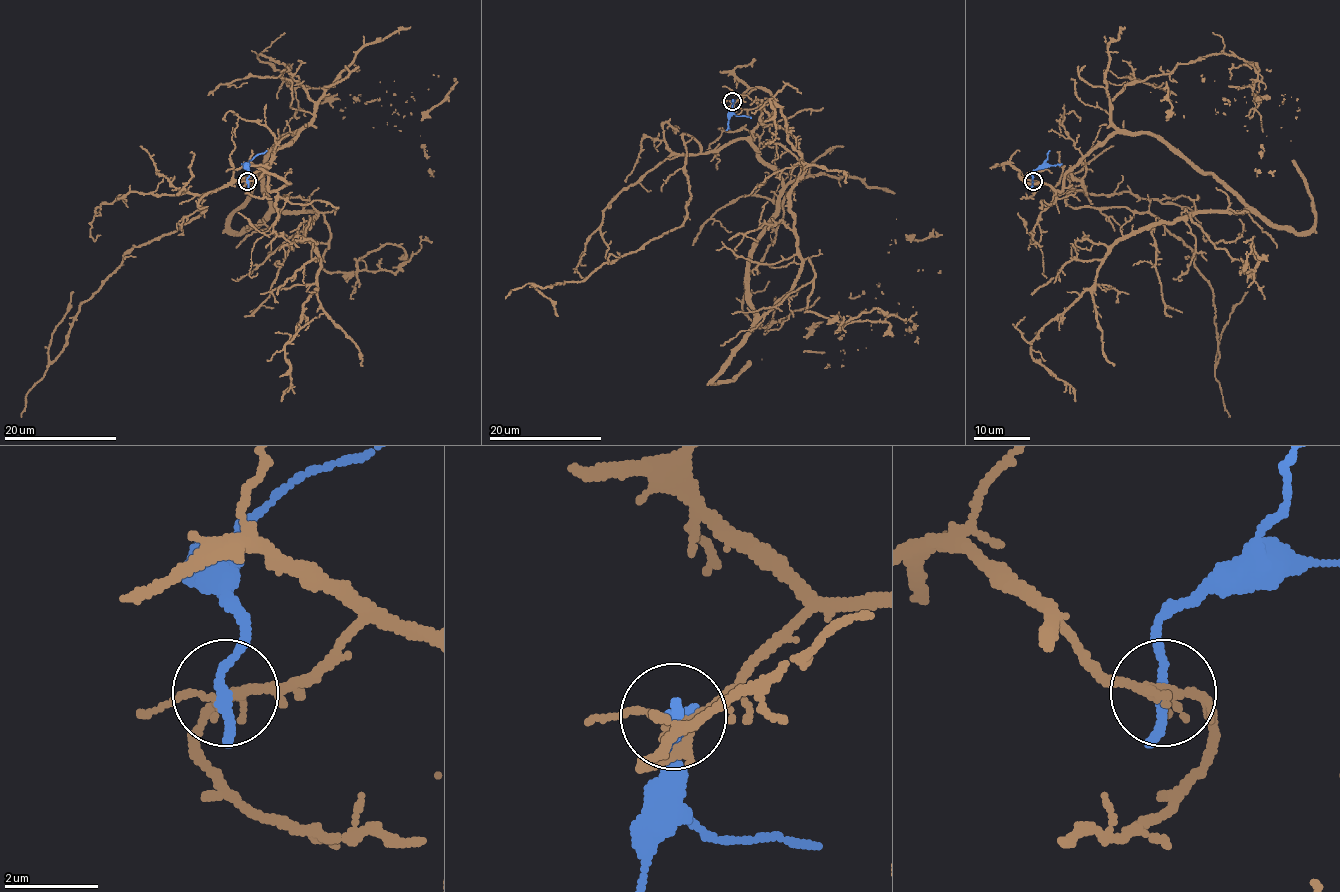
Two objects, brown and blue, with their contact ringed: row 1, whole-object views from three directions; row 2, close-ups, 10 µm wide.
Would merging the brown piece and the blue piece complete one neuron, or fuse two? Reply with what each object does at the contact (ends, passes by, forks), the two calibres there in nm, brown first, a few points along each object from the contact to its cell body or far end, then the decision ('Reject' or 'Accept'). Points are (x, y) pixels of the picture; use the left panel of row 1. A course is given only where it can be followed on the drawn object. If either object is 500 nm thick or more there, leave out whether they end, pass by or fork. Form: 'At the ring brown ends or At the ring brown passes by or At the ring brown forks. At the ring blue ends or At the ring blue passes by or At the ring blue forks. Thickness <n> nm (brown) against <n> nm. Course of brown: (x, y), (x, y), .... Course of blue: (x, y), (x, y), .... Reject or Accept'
At the ring brown forks. At the ring blue ends. Thickness 160 nm (brown) against 280 nm. Course of brown: (248, 180), (289, 183), (268, 187), (268, 162), (297, 132), (263, 169), (277, 207), (317, 214), (280, 401). Course of blue: (248, 180), (248, 163), (266, 151). Reject

